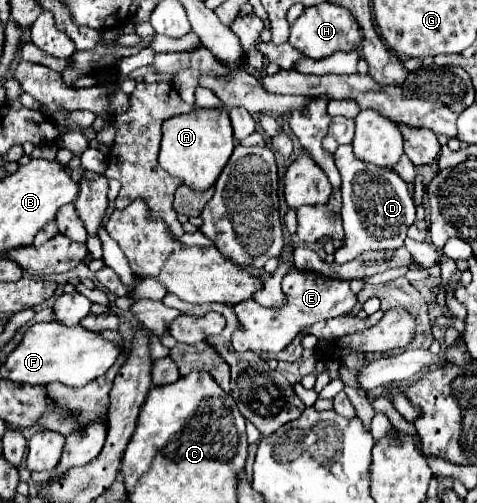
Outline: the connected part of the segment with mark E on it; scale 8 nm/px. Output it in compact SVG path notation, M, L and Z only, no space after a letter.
M291 269L283 277L281 287L287 297L287 303L283 307L263 307L255 301L243 301L233 307L237 321L239 321L239 329L235 329L235 333L231 337L235 351L253 351L257 355L279 353L305 327L309 327L317 321L345 315L357 303L357 297L355 297L355 293L351 293L347 281L331 281L329 277L317 277L317 273L305 273L299 269Z

